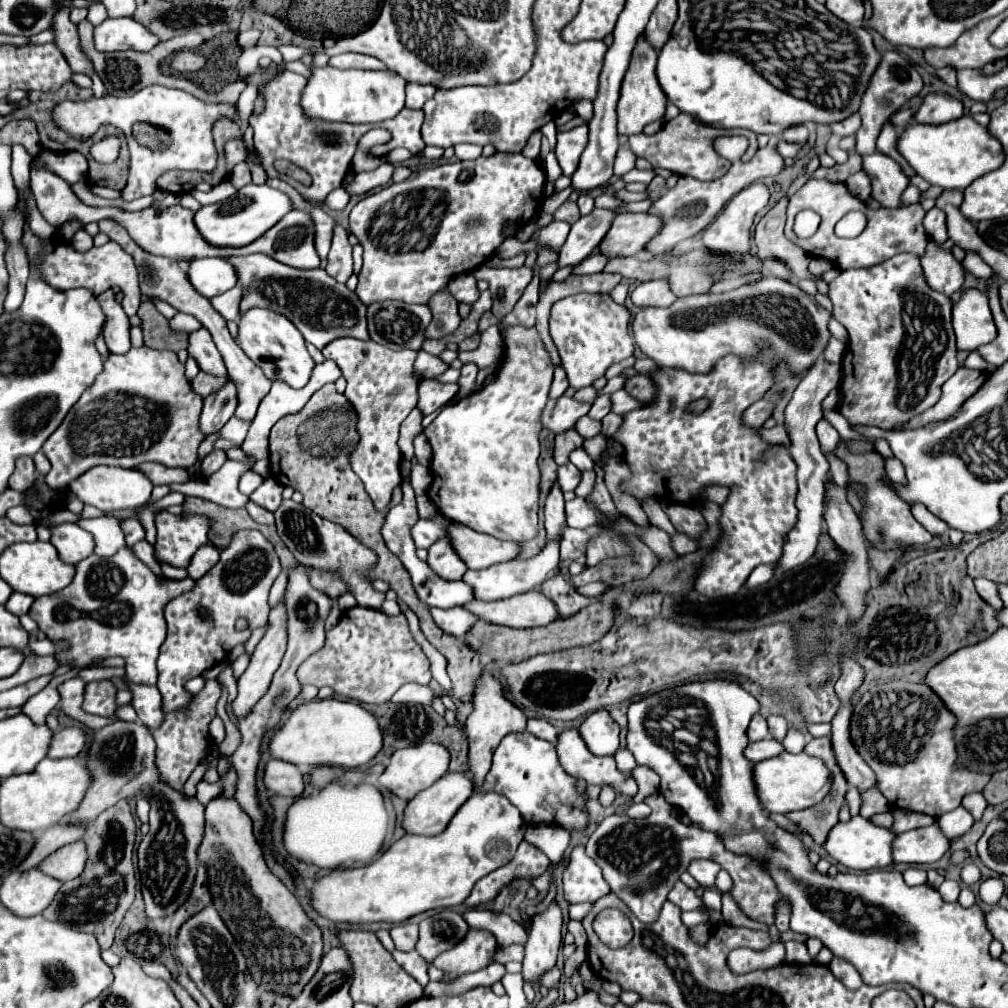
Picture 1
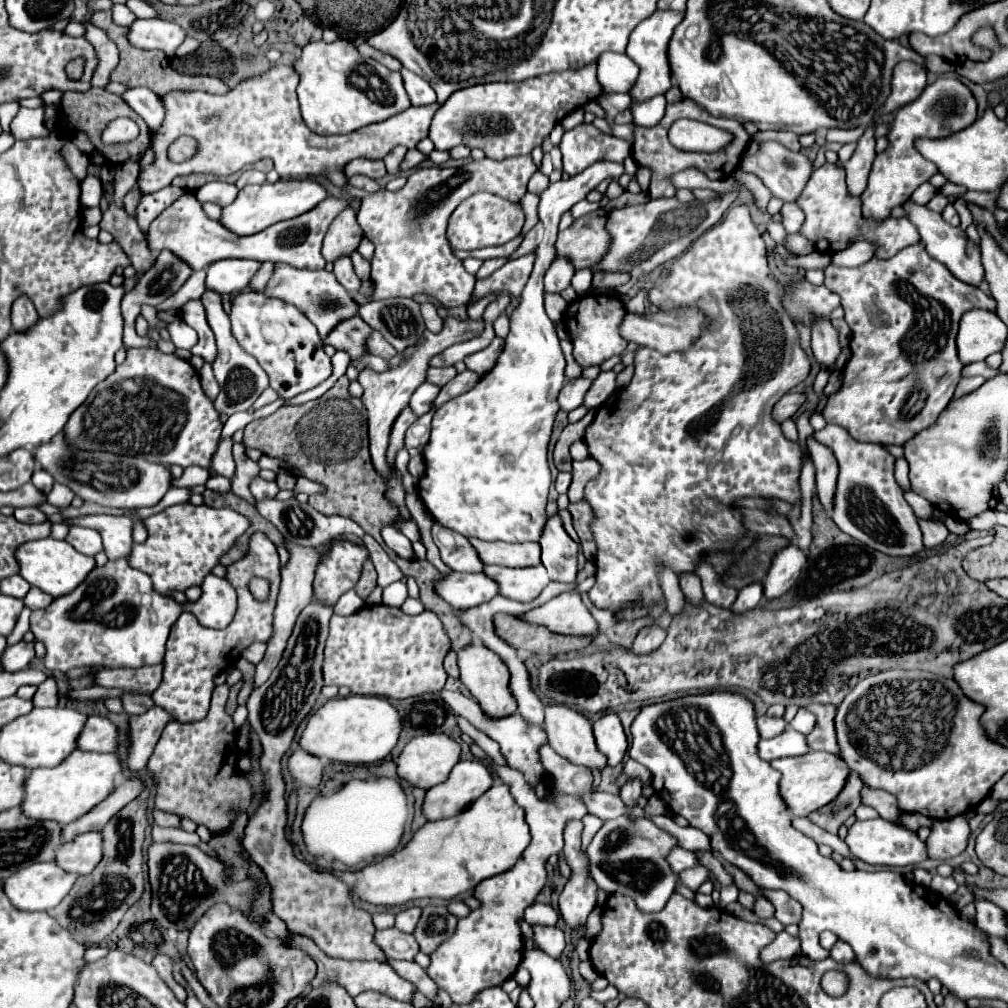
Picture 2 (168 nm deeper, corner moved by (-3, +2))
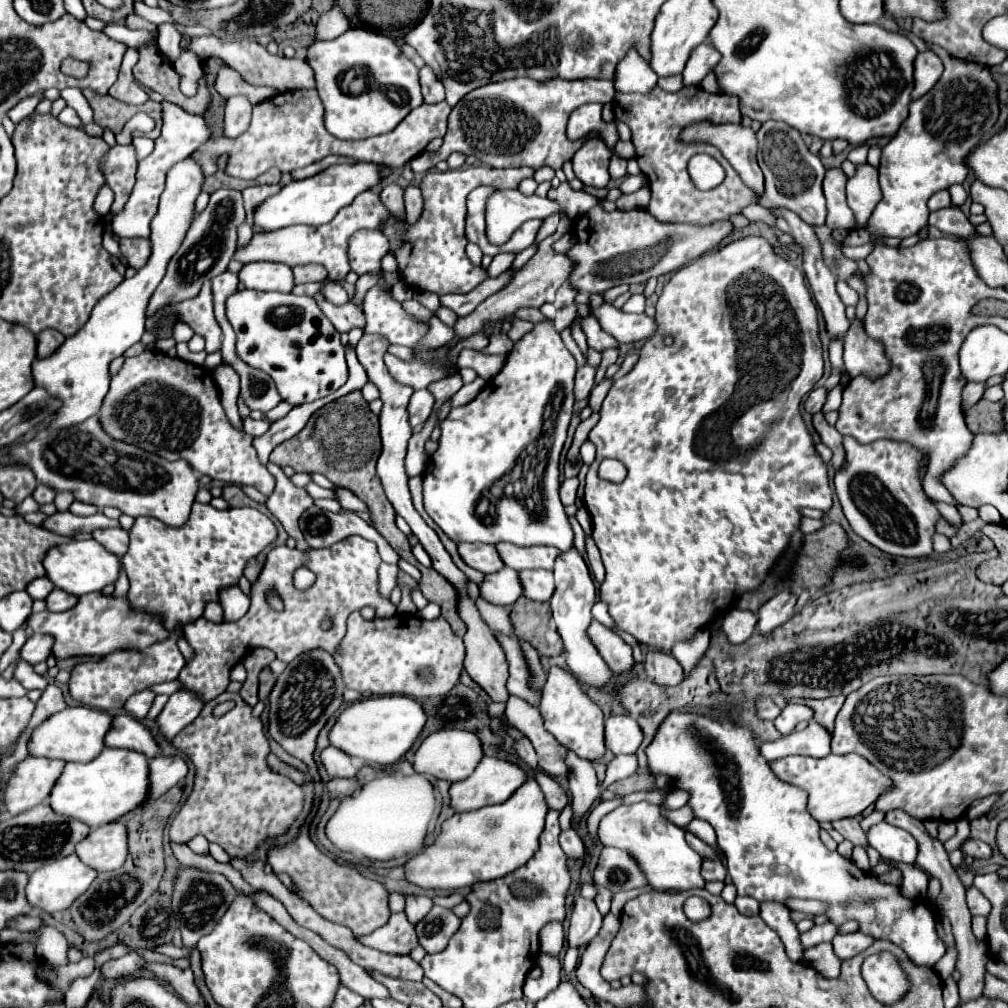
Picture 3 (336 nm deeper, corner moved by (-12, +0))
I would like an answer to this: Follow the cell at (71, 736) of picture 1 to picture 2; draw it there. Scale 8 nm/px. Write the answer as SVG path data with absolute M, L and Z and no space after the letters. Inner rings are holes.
M92 715L88 717L84 731L78 737L78 749L96 751L96 753L112 753L118 749L118 727L106 719Z

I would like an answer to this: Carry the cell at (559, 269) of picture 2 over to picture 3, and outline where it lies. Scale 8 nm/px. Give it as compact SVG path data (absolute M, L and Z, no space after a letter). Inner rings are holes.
M565 283L563 287L559 287L553 305L555 305L557 309L559 309L559 307L565 307L565 305L571 305L571 303L575 303L575 297L577 297L577 289L571 287L569 283Z

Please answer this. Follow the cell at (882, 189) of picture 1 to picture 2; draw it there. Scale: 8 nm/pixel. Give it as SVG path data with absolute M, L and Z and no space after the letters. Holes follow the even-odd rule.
M906 201L904 203L904 209L908 211L908 219L918 227L920 235L922 235L922 243L926 245L926 251L938 259L938 261L944 261L946 267L964 283L968 285L980 285L984 281L984 269L982 269L982 261L980 261L980 247L974 245L972 249L972 243L970 239L966 237L966 233L960 229L960 227L952 227L948 225L942 215L922 207L922 205L916 205L914 201Z

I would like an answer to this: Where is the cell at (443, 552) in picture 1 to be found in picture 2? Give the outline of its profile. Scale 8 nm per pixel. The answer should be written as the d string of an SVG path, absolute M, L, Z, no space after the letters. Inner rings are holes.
M434 523L432 527L432 537L434 537L434 543L438 545L440 549L440 555L442 555L442 561L454 569L454 571L462 571L462 573L480 573L484 569L484 563L480 561L476 549L470 545L470 541L458 533L452 533L452 531L446 531L442 525ZM444 535L448 537L454 537L454 545L448 547L444 545Z

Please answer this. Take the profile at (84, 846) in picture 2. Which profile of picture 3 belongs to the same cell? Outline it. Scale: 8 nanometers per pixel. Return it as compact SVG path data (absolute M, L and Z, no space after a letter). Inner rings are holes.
M107 823L75 845L79 859L95 871L115 871L127 857L127 831L123 823Z

